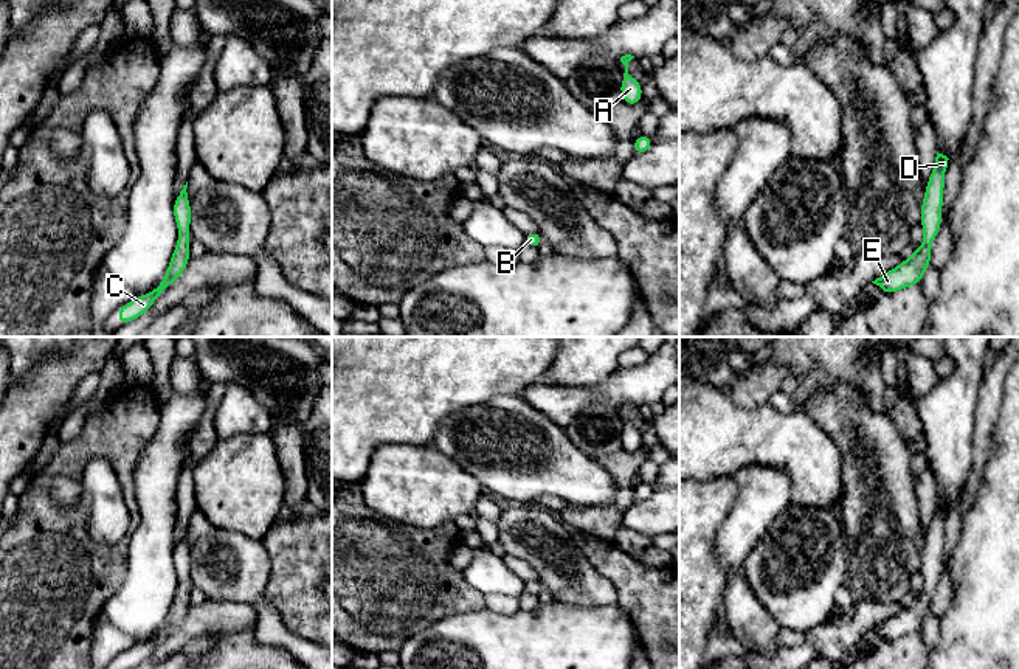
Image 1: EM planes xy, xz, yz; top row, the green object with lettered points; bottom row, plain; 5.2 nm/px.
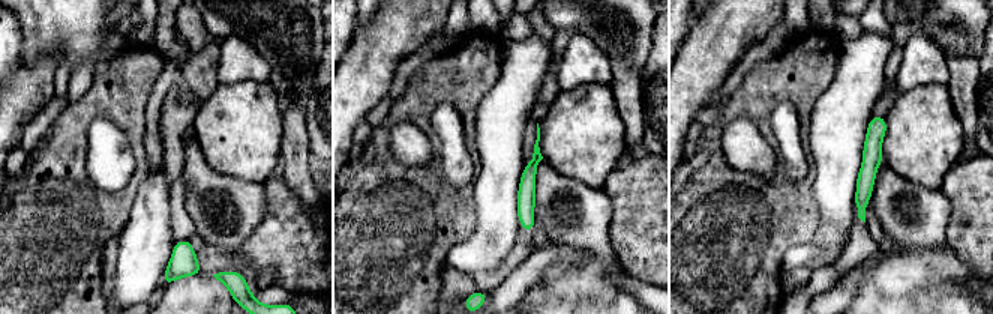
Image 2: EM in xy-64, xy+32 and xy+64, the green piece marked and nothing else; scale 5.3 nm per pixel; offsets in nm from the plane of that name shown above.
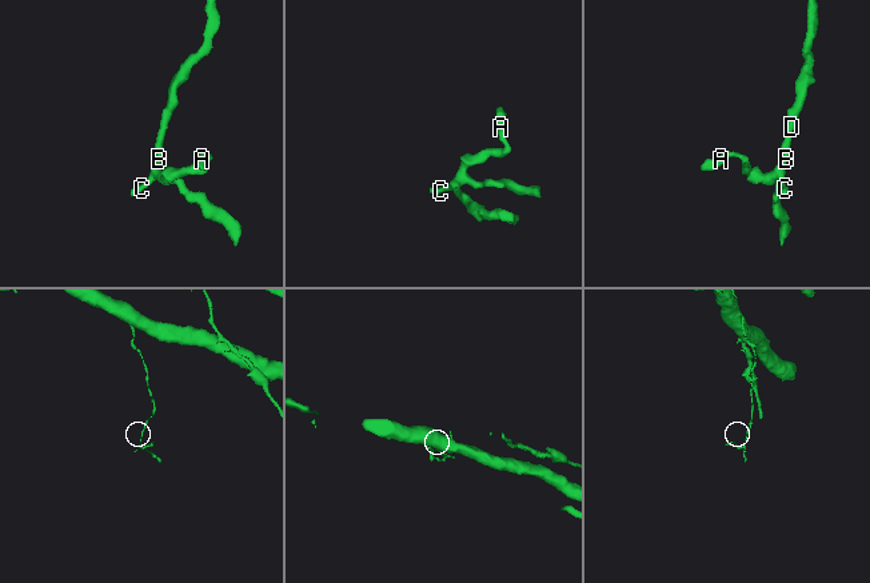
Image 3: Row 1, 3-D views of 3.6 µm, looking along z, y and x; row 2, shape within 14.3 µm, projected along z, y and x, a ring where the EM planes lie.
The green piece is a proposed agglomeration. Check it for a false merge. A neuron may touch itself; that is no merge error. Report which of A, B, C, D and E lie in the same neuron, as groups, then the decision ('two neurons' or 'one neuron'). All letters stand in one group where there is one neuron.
groups A B C D E; one neuron

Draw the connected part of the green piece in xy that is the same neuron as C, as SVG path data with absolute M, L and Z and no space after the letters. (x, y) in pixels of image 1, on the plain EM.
M188 529L174 548L172 557L180 587L175 591L175 598L169 608L168 619L164 621L161 630L154 638L138 646L133 646L130 650L121 653L118 657L118 669L133 669L135 666L147 660L150 653L157 649L157 646L163 643L166 636L185 621L186 612L191 607L188 593L188 590L191 588L191 576L189 576L191 553L186 536Z

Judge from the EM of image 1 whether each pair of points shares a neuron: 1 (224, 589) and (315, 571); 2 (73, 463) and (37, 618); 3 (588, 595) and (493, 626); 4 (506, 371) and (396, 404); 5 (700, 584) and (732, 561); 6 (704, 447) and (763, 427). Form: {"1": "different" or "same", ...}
{"1": "different", "2": "same", "3": "different", "4": "same", "5": "different", "6": "same"}

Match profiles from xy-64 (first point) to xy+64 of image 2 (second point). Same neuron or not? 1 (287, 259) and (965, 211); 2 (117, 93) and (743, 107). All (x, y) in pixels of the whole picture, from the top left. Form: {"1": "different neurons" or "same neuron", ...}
{"1": "same neuron", "2": "same neuron"}

